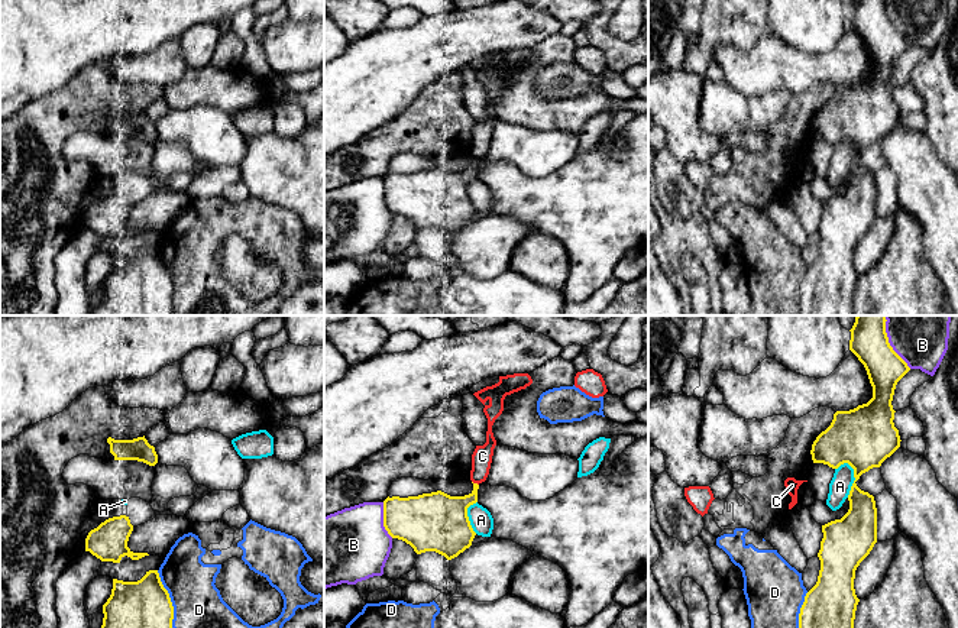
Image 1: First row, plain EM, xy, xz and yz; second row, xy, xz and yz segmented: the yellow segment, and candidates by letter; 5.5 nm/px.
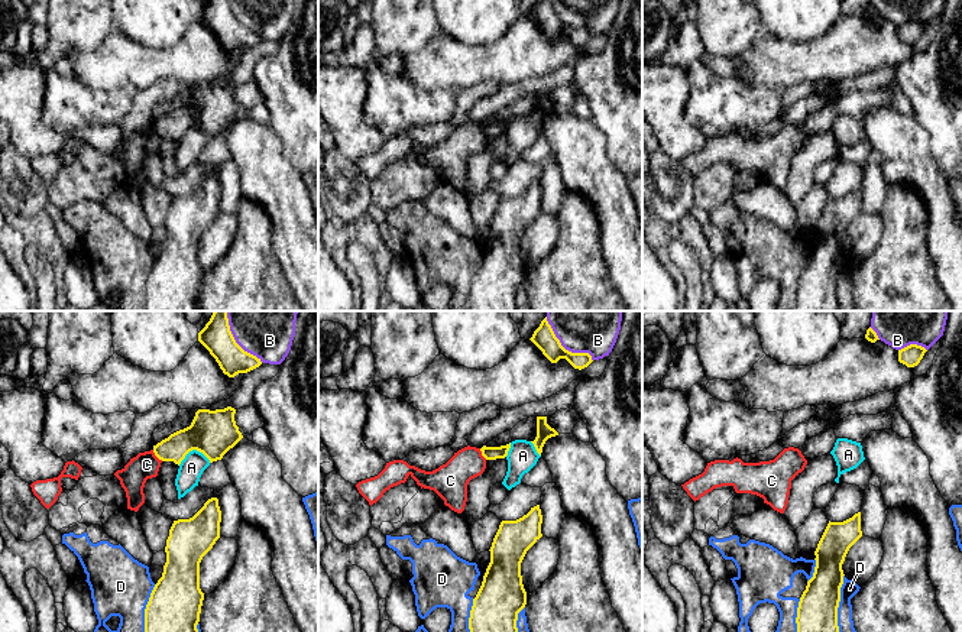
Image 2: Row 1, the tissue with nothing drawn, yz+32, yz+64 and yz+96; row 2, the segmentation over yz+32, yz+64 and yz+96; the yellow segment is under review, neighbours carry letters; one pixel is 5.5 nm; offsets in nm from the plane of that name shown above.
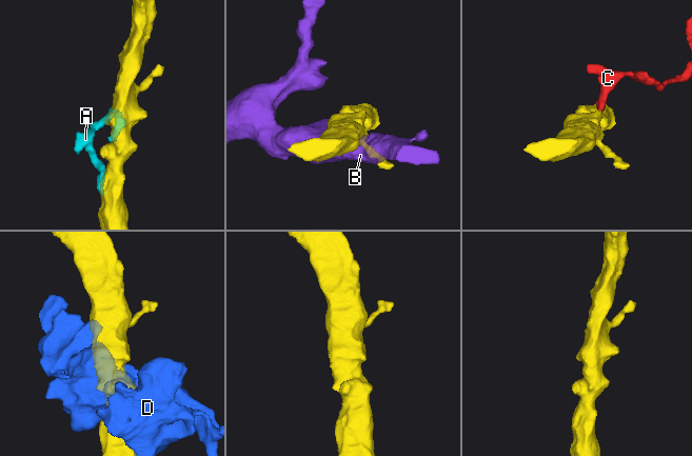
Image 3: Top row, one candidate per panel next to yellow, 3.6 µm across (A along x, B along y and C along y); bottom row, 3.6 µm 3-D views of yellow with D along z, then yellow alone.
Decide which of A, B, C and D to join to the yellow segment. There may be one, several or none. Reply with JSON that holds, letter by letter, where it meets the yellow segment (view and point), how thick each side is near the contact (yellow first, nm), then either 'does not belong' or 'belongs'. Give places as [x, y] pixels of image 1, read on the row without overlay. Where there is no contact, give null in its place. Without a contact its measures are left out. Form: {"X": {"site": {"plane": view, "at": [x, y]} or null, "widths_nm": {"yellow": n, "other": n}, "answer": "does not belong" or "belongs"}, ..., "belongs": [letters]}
{"A": {"site": {"plane": "yz", "at": [855, 155]}, "widths_nm": {"yellow": 340, "other": 120}, "answer": "does not belong"}, "B": {"site": {"plane": "yz", "at": [890, 22]}, "widths_nm": {"yellow": 200, "other": 260}, "answer": "does not belong"}, "C": {"site": {"plane": "xz", "at": [475, 159]}, "widths_nm": {"yellow": 240, "other": 110}, "answer": "does not belong"}, "D": {"site": {"plane": "xy", "at": [171, 281]}, "widths_nm": {"yellow": 400, "other": 380}, "answer": "does not belong"}, "belongs": []}

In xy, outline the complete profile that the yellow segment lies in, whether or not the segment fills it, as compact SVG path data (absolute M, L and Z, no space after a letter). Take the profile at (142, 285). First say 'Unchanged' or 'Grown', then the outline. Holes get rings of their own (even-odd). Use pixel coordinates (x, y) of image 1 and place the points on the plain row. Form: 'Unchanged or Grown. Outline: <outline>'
Unchanged. Outline: M158 246L137 258L113 255L103 301L90 315L174 315L174 282Z

